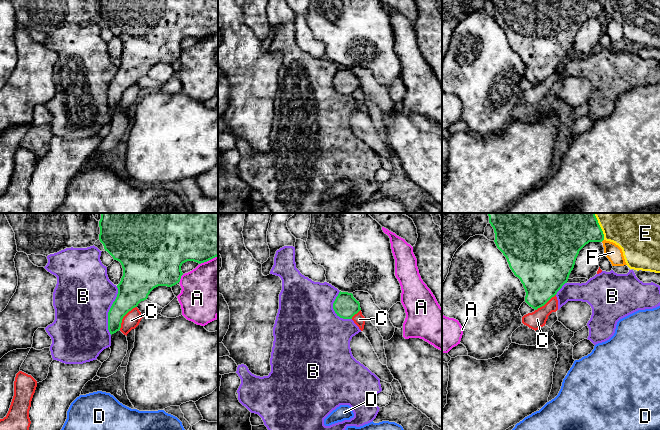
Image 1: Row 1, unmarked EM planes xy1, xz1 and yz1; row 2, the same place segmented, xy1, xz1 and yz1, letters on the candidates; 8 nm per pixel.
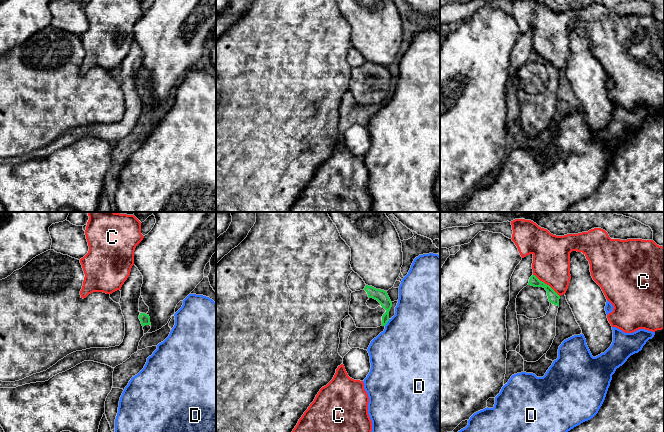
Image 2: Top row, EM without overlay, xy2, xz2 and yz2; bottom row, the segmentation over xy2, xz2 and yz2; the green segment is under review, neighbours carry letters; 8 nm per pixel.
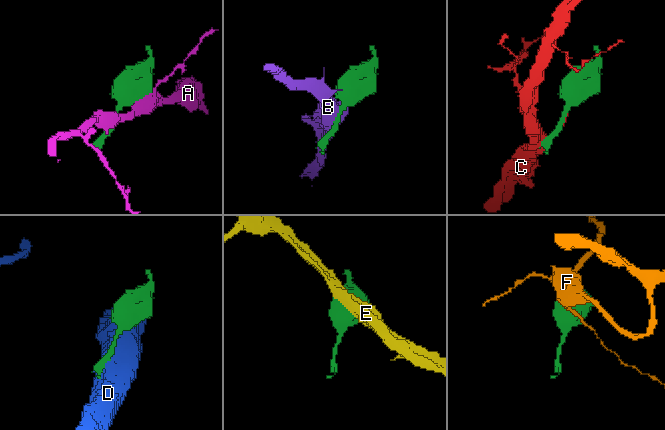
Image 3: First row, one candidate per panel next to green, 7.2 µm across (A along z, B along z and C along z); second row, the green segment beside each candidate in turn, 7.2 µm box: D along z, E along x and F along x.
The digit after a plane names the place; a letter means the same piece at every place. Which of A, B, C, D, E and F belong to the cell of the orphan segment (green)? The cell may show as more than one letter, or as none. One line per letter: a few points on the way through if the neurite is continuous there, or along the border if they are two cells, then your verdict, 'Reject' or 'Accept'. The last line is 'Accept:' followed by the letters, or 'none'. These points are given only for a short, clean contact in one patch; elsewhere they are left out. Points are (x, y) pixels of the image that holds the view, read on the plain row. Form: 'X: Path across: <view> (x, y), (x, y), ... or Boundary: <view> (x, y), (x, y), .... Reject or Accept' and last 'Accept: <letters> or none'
A: Reject
B: Reject
C: Reject
D: Reject
E: Reject
F: Boundary: yz1 (603, 15), (601, 17). Reject
Accept: none

